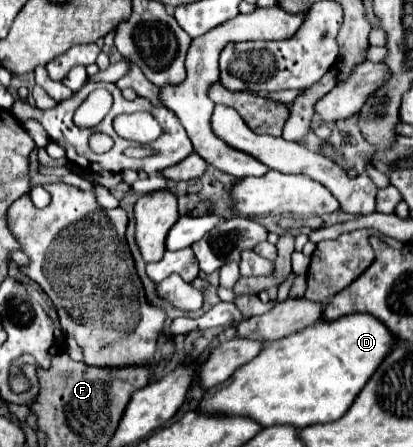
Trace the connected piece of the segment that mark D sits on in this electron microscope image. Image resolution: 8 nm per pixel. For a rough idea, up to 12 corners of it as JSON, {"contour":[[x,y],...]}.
{"contour":[[368,314],[318,322],[208,390],[200,410],[338,420],[396,348]]}

